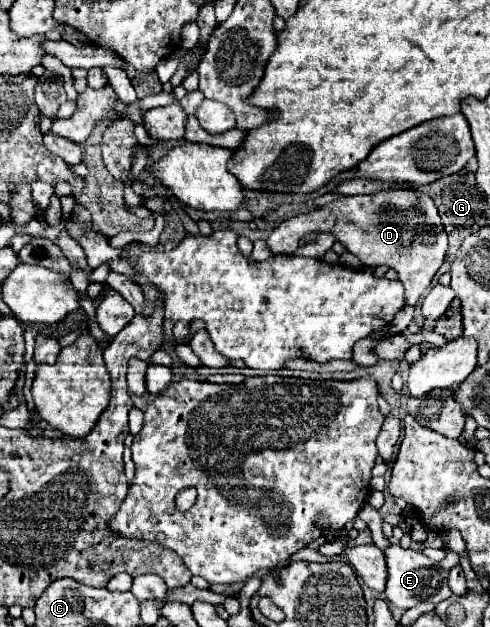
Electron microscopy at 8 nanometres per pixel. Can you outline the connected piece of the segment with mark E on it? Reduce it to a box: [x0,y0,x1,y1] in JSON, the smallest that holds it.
[385,544,459,608]

